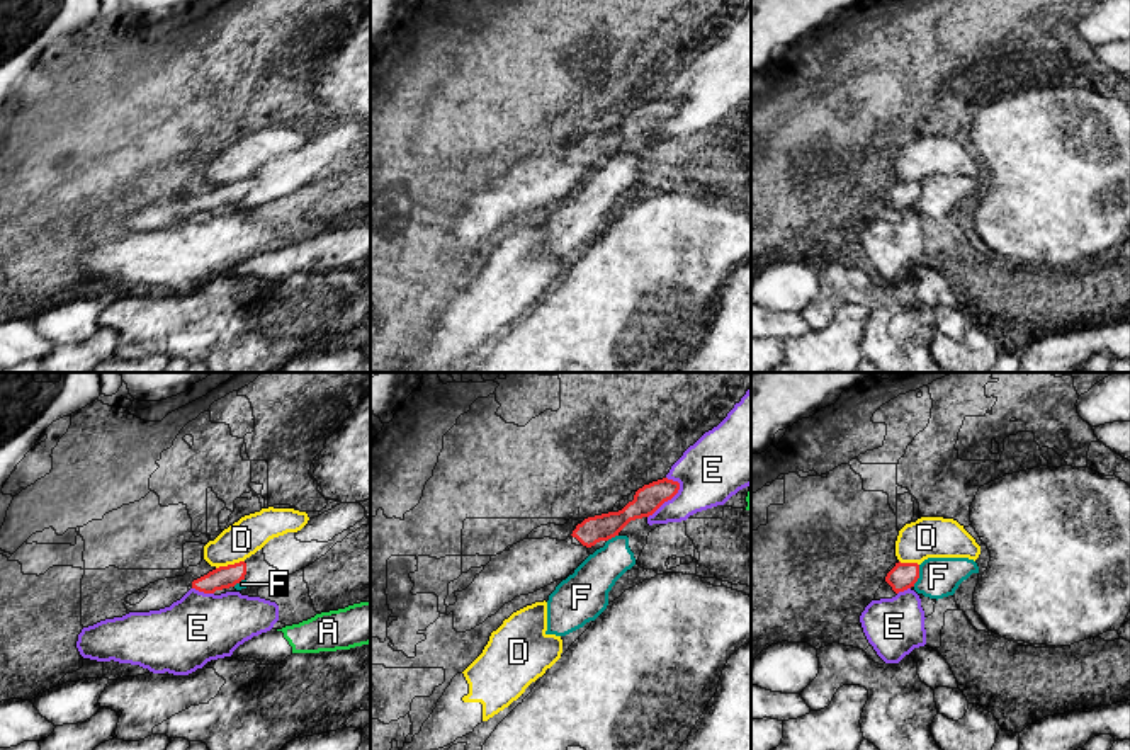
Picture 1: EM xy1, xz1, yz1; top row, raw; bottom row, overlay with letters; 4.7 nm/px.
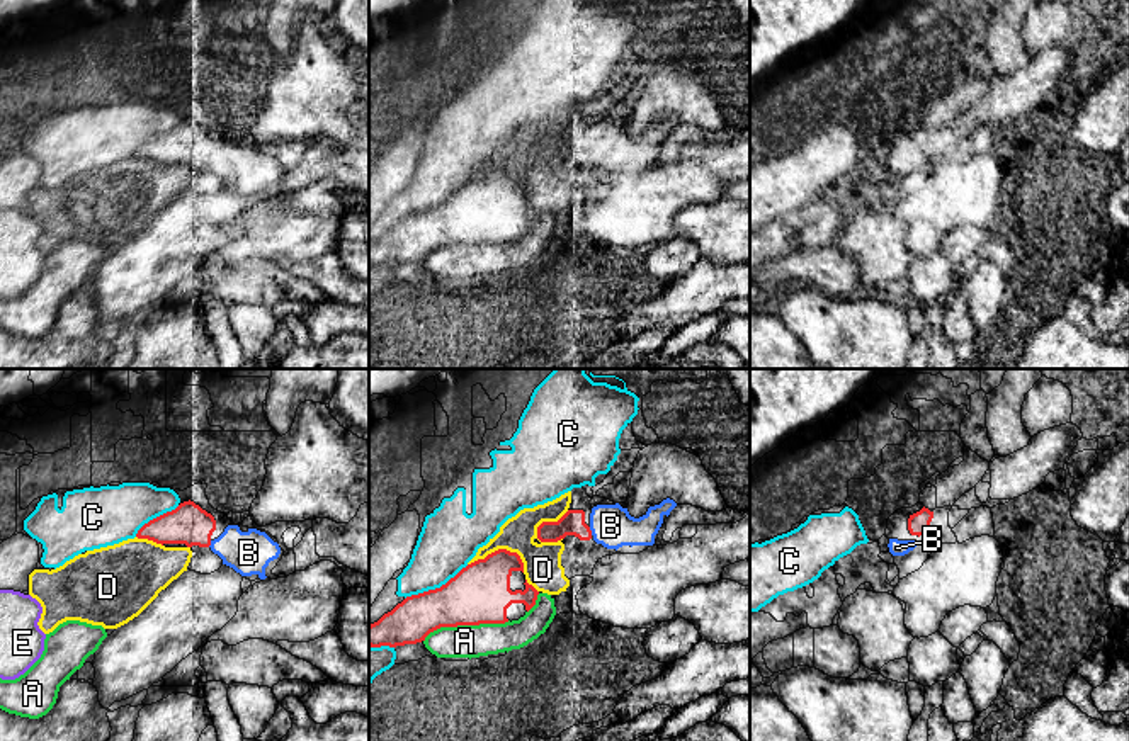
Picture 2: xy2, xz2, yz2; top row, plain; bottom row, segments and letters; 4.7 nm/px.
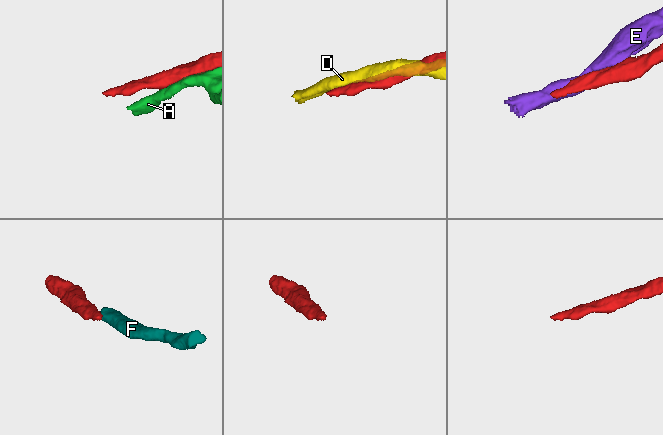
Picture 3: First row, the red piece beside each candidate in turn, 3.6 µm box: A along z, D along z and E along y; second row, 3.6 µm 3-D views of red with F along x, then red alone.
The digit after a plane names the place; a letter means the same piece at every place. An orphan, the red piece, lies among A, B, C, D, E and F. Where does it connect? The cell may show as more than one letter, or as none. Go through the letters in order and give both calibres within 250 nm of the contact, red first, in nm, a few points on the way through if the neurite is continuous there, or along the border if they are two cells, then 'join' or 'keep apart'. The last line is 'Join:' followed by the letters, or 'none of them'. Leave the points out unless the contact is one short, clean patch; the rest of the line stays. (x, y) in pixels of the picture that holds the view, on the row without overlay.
A: 280/160 nm | keep apart
B: 110/200 nm | join
C: 280/280 nm | keep apart
D: 280/180 nm | keep apart
E: 130/300 nm | keep apart
F: 120/190 nm | along yz1 (920, 184), (920, 194), (913, 204) | keep apart
Join: B

